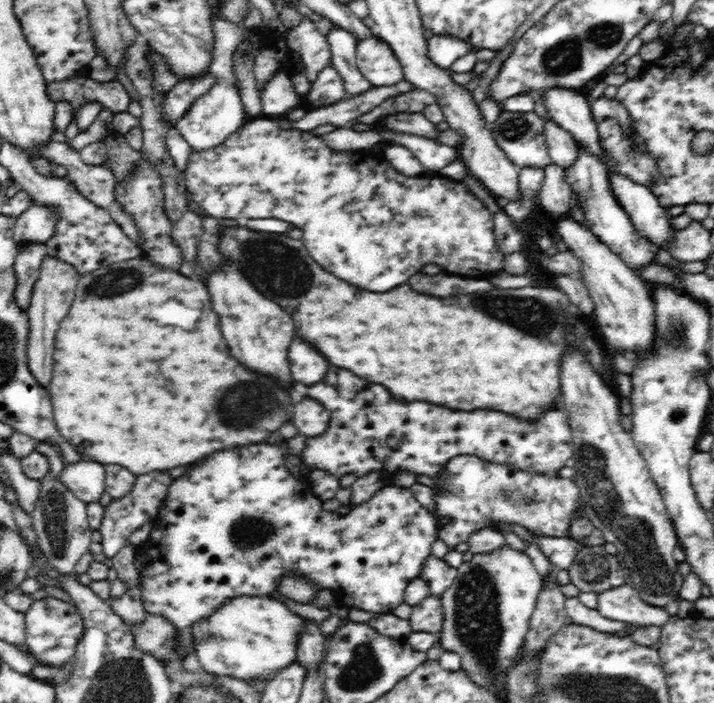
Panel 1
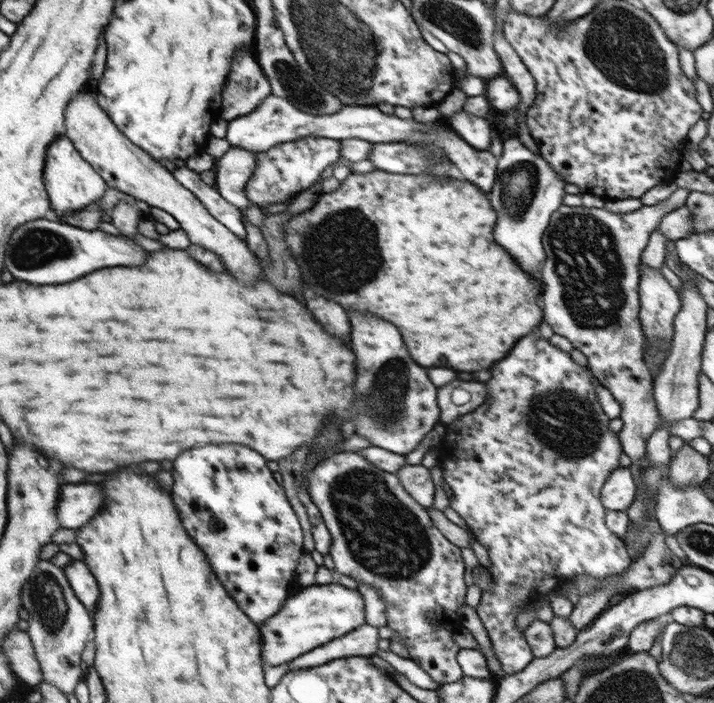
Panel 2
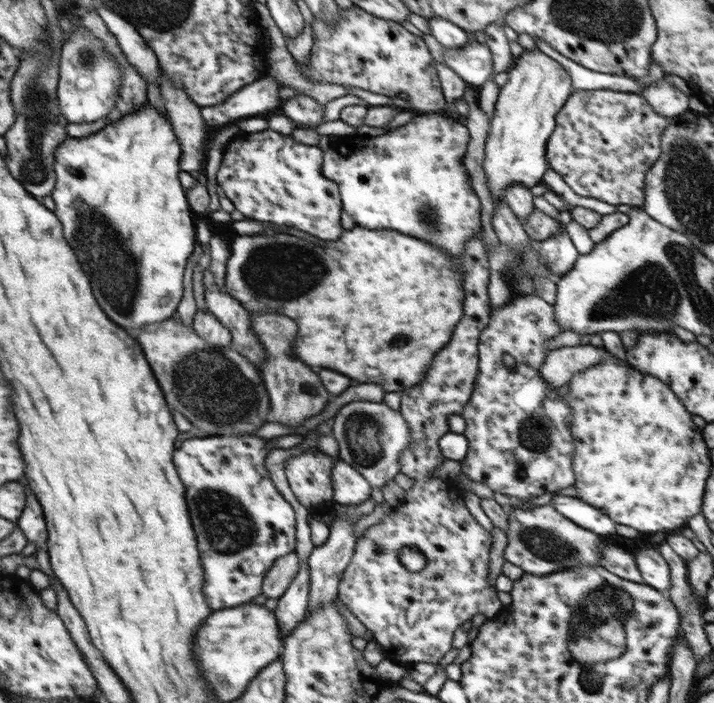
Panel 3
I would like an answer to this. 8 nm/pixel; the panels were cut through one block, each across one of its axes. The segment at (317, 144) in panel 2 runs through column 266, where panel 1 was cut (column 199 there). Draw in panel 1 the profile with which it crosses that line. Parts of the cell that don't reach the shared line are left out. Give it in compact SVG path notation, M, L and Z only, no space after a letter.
M262 115L249 119L222 144L193 149L184 175L187 192L209 216L241 222L249 218L284 216L278 220L298 224L296 228L304 230L304 244L322 268L370 292L386 292L408 282L424 264L438 264L452 274L458 272L468 278L486 278L492 272L504 270L506 254L496 244L493 214L464 183L434 172L404 178L372 148L335 151L318 135L284 129L273 117Z

